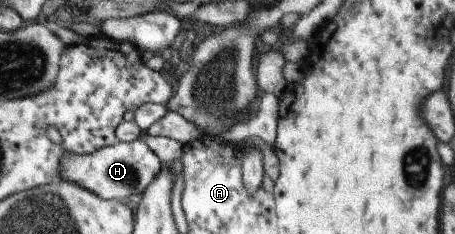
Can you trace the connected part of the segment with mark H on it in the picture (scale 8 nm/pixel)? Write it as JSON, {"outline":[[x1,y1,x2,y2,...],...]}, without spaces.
{"outline":[[143,136,131,142,116,142,112,146,102,147,90,155,66,153,60,161,60,179,80,185,100,199,126,202,130,195,144,193,144,189,158,177,162,163,150,150]]}

